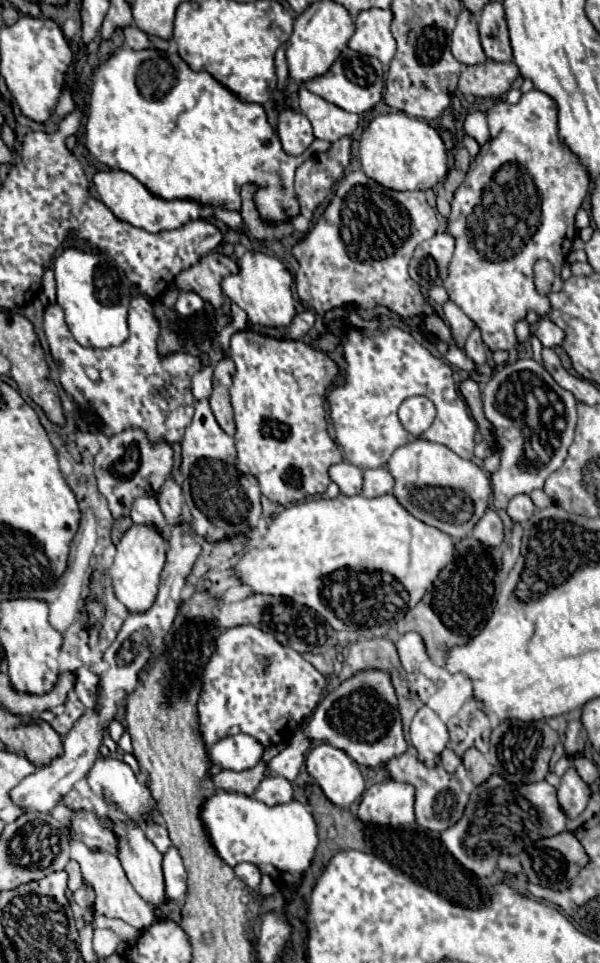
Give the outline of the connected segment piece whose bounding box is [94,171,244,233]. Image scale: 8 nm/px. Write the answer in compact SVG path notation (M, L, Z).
M100 171L94 175L94 185L96 185L96 195L100 197L100 201L104 205L108 205L118 219L122 219L134 227L146 229L150 233L178 229L192 219L212 219L212 217L216 221L226 223L230 229L236 229L236 231L240 231L244 227L244 221L238 211L230 211L222 205L204 205L194 199L172 199L172 201L162 199L158 195L152 195L136 177L132 177L130 173L124 173L124 171Z

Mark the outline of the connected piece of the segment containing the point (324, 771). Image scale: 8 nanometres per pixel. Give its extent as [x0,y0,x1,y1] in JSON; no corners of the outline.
[306,741,364,807]

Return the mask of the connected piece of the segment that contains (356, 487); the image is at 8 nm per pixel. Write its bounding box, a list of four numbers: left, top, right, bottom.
[330,461,362,495]

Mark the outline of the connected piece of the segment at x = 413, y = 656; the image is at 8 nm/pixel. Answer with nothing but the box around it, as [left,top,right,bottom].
[396,633,428,673]

